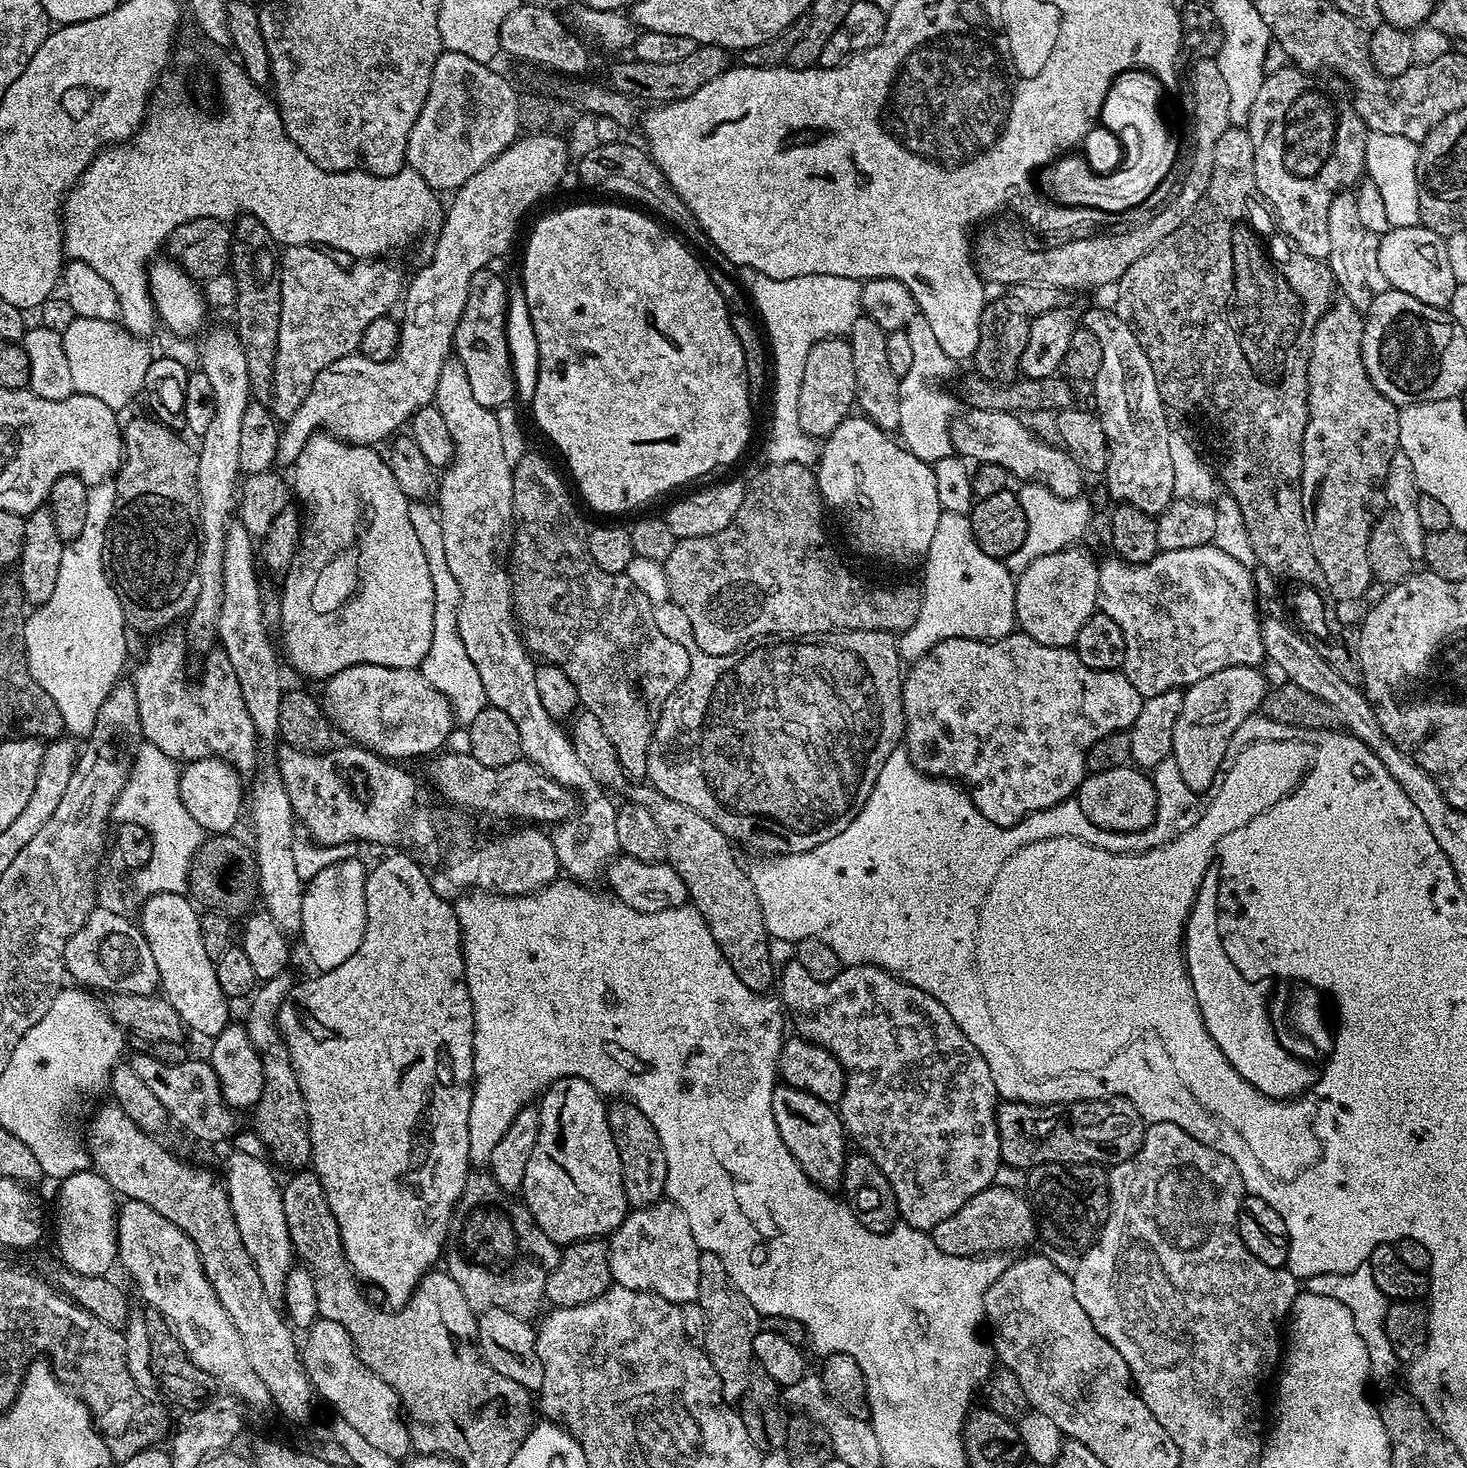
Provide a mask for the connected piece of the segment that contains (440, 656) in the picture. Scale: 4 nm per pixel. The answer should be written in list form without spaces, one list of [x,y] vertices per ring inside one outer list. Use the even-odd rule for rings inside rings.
[[[441,603],[434,610],[434,634],[430,642],[430,650],[422,665],[426,682],[438,689],[452,702],[452,715],[461,725],[467,726],[474,718],[489,707],[486,690],[482,686],[482,678],[478,678],[478,670],[474,670],[474,662],[470,662],[470,654],[466,654],[466,646],[462,646],[462,638],[458,634],[456,614],[453,605]]]

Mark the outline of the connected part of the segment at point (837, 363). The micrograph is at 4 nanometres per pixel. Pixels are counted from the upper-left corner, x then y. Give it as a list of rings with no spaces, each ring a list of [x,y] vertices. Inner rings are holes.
[[[847,339],[820,340],[806,354],[805,370],[798,393],[798,422],[809,438],[826,438],[853,411],[856,404],[854,354]]]

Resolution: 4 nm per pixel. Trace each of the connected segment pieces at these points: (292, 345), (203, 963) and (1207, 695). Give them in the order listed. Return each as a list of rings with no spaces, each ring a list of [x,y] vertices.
[[[310,244],[287,245],[278,260],[278,275],[282,310],[270,407],[277,421],[283,422],[302,406],[314,378],[338,358],[353,355],[362,342],[362,330],[401,303],[406,276],[404,280],[403,270],[388,258],[368,258],[344,267],[328,257],[323,247]]]
[[[164,892],[162,932],[148,930],[148,942],[158,965],[161,991],[178,1011],[185,1027],[207,1038],[215,1038],[230,1022],[229,997],[218,983],[215,961],[206,954],[202,941],[200,914],[193,901],[183,893]]]
[[[1226,666],[1183,689],[1182,708],[1178,710],[1172,730],[1170,758],[1178,762],[1182,782],[1197,794],[1204,794],[1208,787],[1211,789],[1217,783],[1226,764],[1228,743],[1234,730],[1263,705],[1270,681],[1260,671],[1259,667]]]

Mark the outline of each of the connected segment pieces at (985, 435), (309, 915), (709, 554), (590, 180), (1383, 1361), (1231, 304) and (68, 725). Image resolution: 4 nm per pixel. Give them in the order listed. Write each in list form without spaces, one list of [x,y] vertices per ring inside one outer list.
[[[972,408],[961,411],[948,427],[952,451],[968,462],[1002,466],[1017,481],[1045,484],[1061,500],[1079,497],[1080,487],[1086,476],[1074,462],[1072,455],[1065,452],[1063,447],[1051,448],[1050,445],[1035,440],[1031,430],[1020,420],[1023,419],[1015,412],[991,412]]]
[[[349,858],[326,866],[326,870],[318,870],[318,874],[307,881],[299,935],[304,936],[304,948],[320,972],[342,966],[342,962],[346,962],[346,958],[353,956],[354,950],[362,946],[362,938],[366,934],[365,879],[366,864],[364,868],[362,861]]]
[[[765,463],[765,468],[747,481],[738,514],[718,534],[677,540],[670,558],[662,561],[672,600],[686,613],[699,651],[721,656],[738,650],[749,640],[766,636],[803,638],[820,632],[891,632],[899,634],[918,618],[921,589],[912,584],[875,588],[855,576],[828,545],[824,529],[825,505],[816,489],[811,467]]]
[[[626,142],[612,145],[597,143],[593,147],[580,160],[580,180],[586,187],[597,188],[600,192],[613,192],[616,195],[613,197],[635,202],[645,209],[653,208],[653,210],[648,210],[653,213],[660,212],[659,219],[661,221],[669,220],[669,222],[664,221],[669,225],[677,224],[681,228],[679,231],[685,237],[701,235],[694,214],[690,214],[686,202],[682,202],[682,198],[678,198],[678,194],[672,189],[670,182],[662,174],[662,170],[652,161],[651,156],[643,147],[635,148],[634,145],[626,144]]]
[[[1371,1267],[1356,1268],[1353,1272],[1342,1274],[1309,1276],[1306,1291],[1310,1294],[1326,1294],[1326,1298],[1338,1298],[1338,1302],[1350,1310],[1354,1326],[1358,1329],[1358,1334],[1362,1334],[1362,1342],[1366,1342],[1366,1354],[1370,1354],[1370,1373],[1375,1379],[1377,1376],[1384,1380],[1395,1374],[1398,1361],[1390,1346],[1390,1338],[1386,1338],[1386,1314],[1390,1301],[1382,1290],[1378,1290]]]
[[[1230,127],[1223,131],[1222,138],[1218,139],[1214,147],[1213,173],[1210,174],[1210,186],[1206,187],[1206,194],[1198,202],[1198,206],[1190,214],[1190,218],[1174,234],[1169,234],[1163,238],[1152,249],[1146,250],[1142,258],[1136,262],[1114,285],[1116,291],[1116,304],[1114,310],[1126,326],[1138,338],[1142,350],[1146,350],[1146,358],[1150,358],[1150,366],[1154,370],[1156,380],[1160,384],[1160,397],[1164,399],[1165,409],[1176,412],[1189,412],[1192,416],[1201,416],[1204,420],[1212,423],[1214,431],[1220,435],[1220,440],[1224,443],[1224,461],[1218,468],[1218,480],[1221,485],[1226,487],[1227,495],[1233,496],[1242,510],[1242,518],[1246,522],[1246,530],[1250,538],[1250,546],[1254,550],[1259,567],[1265,566],[1294,566],[1296,574],[1300,568],[1317,568],[1318,558],[1314,558],[1314,550],[1310,546],[1310,534],[1308,533],[1308,517],[1304,515],[1304,503],[1302,502],[1302,490],[1300,489],[1300,479],[1302,478],[1302,438],[1306,434],[1306,422],[1308,421],[1308,355],[1312,352],[1312,335],[1316,329],[1316,323],[1322,319],[1329,308],[1334,303],[1334,281],[1332,279],[1332,269],[1323,260],[1308,262],[1302,260],[1302,276],[1290,282],[1292,290],[1304,300],[1302,310],[1294,310],[1294,306],[1288,306],[1288,314],[1284,316],[1276,304],[1266,306],[1266,290],[1260,286],[1260,280],[1256,280],[1256,272],[1250,272],[1248,262],[1250,256],[1242,256],[1244,248],[1250,248],[1250,232],[1258,232],[1256,242],[1262,244],[1262,248],[1268,248],[1270,242],[1274,240],[1274,229],[1278,227],[1275,215],[1267,203],[1261,199],[1260,191],[1254,178],[1254,142],[1250,142],[1250,134],[1247,127]]]
[[[86,508],[86,526],[82,526],[82,534],[64,545],[62,566],[58,566],[58,586],[54,586],[54,594],[33,611],[36,612],[33,616],[31,613],[24,621],[30,674],[34,674],[34,682],[38,682],[38,686],[42,686],[42,690],[54,698],[58,710],[62,710],[65,729],[76,738],[91,736],[98,712],[102,710],[102,704],[106,702],[112,687],[121,679],[120,671],[128,656],[130,632],[126,627],[120,600],[104,570],[104,533],[108,530],[111,517],[108,508]]]

